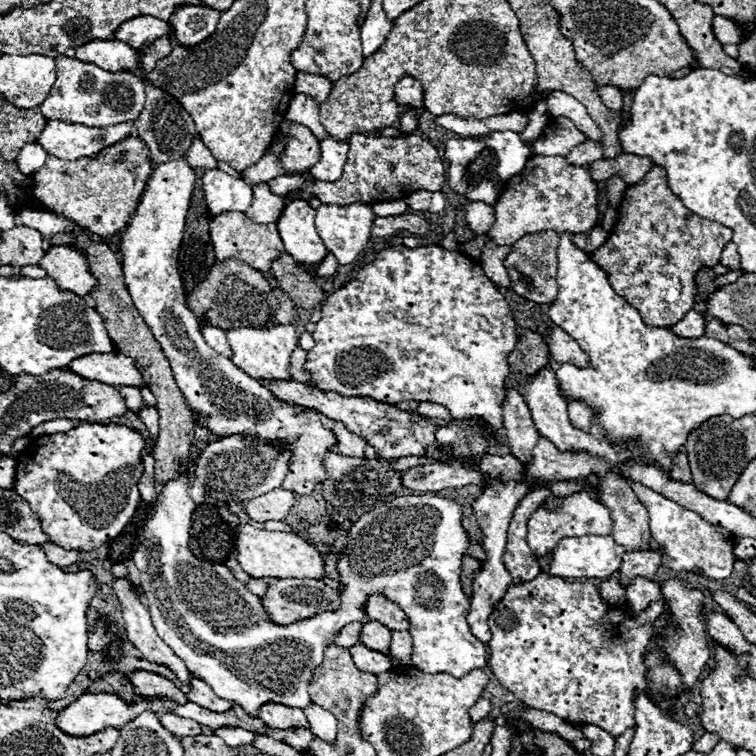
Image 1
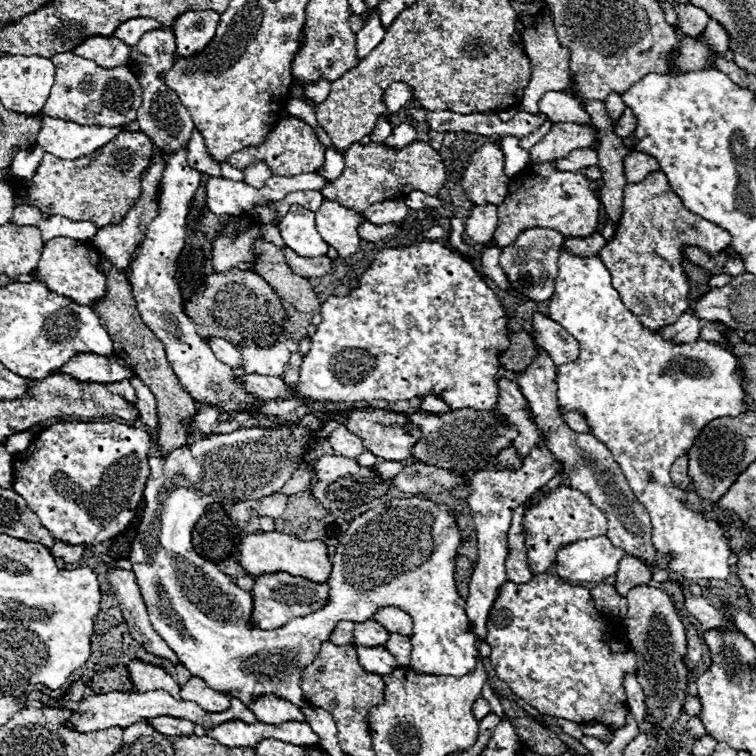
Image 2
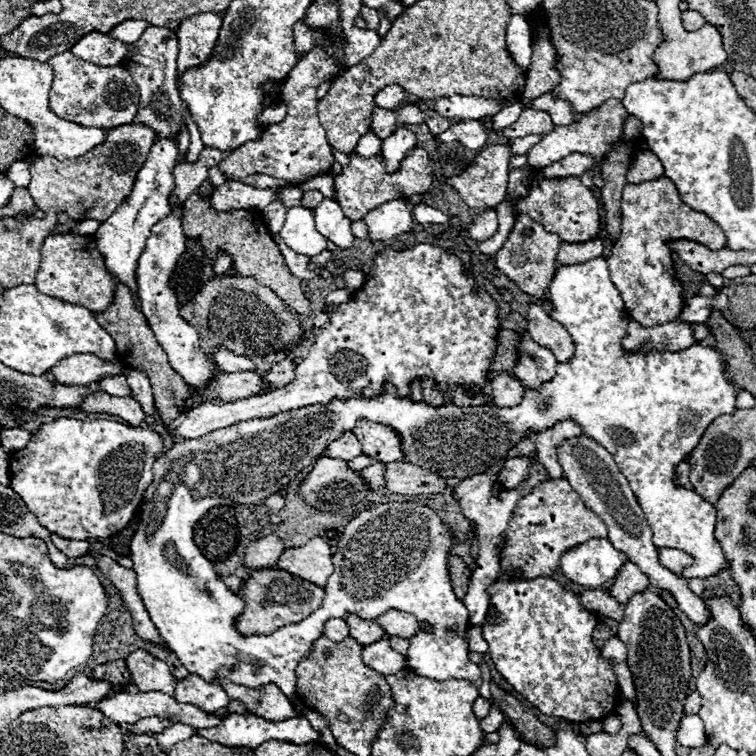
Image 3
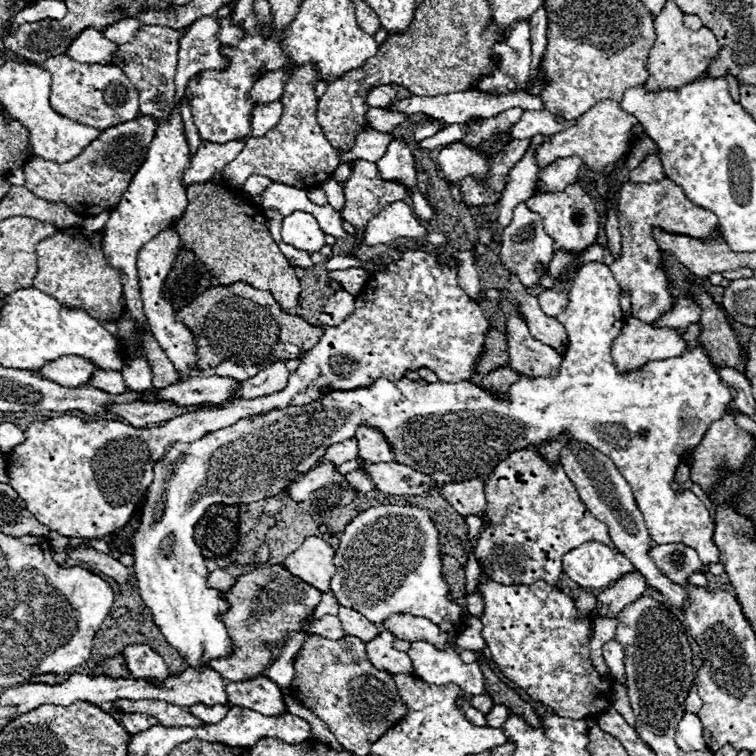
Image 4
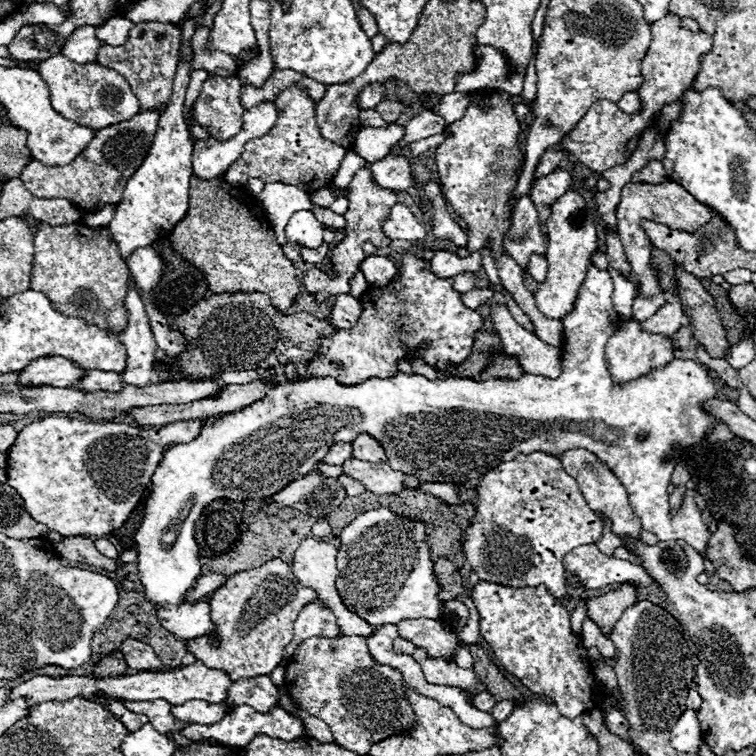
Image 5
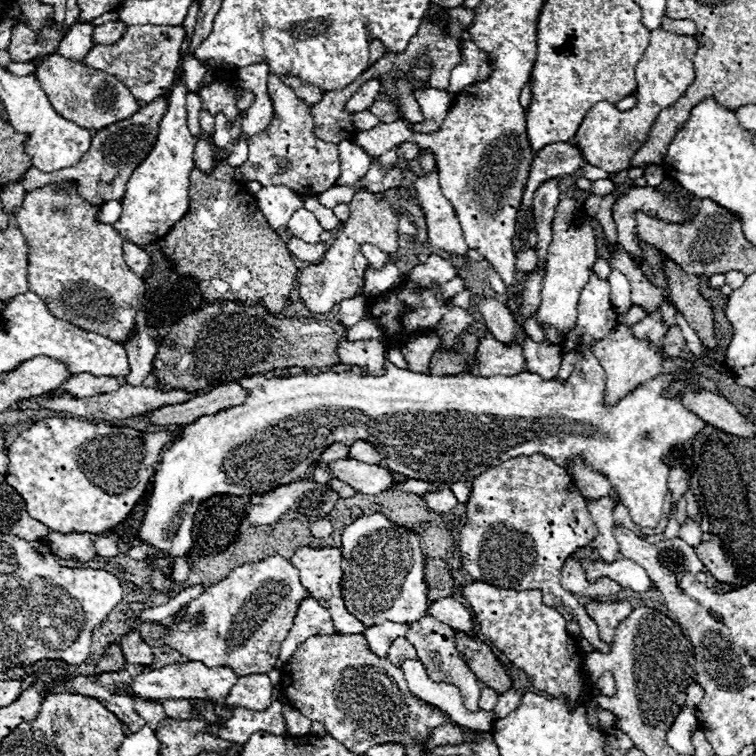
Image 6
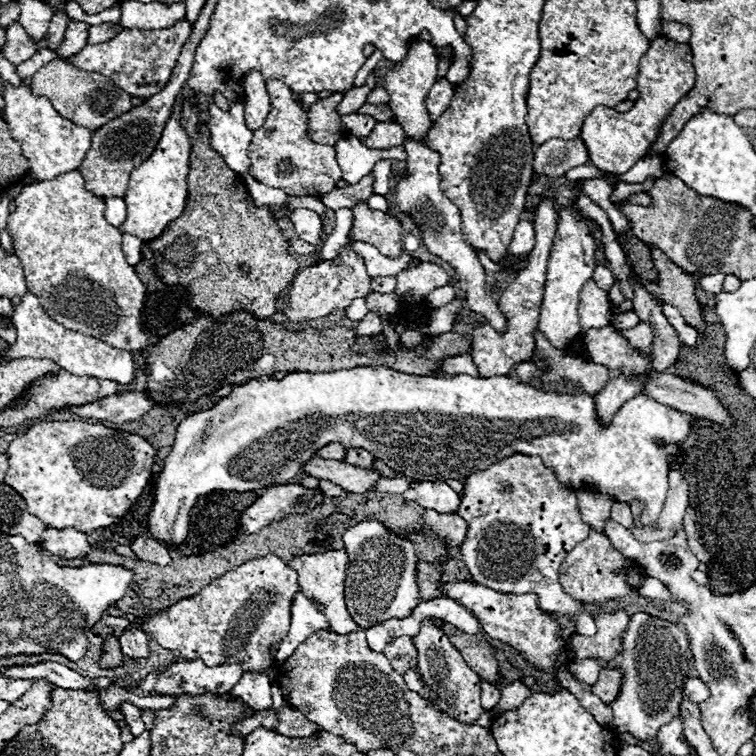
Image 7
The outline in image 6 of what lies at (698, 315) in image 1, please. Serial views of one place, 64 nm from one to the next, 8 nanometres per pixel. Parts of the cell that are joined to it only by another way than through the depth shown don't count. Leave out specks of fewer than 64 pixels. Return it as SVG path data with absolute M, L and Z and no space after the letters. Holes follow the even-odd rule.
M616 326L604 340L594 342L592 346L594 356L598 358L600 366L606 372L606 392L604 392L604 400L608 406L614 406L620 402L620 398L624 398L628 392L632 392L638 384L644 384L648 380L652 380L654 376L664 372L664 358L660 354L660 348L640 342L630 334L630 328L626 326Z

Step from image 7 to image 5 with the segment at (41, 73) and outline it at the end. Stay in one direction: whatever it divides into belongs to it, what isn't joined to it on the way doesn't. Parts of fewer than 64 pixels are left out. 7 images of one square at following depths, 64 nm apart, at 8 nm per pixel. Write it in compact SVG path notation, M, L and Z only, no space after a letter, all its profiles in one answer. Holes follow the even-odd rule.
M50 56L38 64L38 72L42 80L48 84L52 108L80 126L88 126L92 130L100 130L122 120L130 120L140 112L140 102L132 94L126 80L108 68L98 64L76 64L66 56Z

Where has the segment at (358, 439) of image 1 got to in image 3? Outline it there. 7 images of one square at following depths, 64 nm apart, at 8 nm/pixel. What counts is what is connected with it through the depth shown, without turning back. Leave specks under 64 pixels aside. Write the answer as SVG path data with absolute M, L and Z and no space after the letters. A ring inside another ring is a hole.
M348 432L342 440L334 440L332 444L328 444L328 452L326 452L328 458L346 460L346 462L356 458L358 454L362 454L362 446L360 446L358 438L352 432Z

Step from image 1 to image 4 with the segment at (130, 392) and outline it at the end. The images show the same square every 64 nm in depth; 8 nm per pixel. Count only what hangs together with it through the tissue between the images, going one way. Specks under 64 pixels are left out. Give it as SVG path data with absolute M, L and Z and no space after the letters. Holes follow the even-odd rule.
M94 372L92 378L88 380L86 386L92 386L92 388L98 388L98 390L104 390L104 392L110 392L110 394L122 394L126 392L126 384L124 384L124 378L120 372Z

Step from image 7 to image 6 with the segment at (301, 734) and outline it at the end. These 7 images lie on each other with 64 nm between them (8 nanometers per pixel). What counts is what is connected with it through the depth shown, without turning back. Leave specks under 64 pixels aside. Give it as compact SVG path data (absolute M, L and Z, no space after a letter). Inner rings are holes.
M284 704L282 716L284 716L284 720L286 720L286 730L288 730L290 736L306 736L306 734L310 734L312 722L310 722L306 716L302 716L296 708Z

